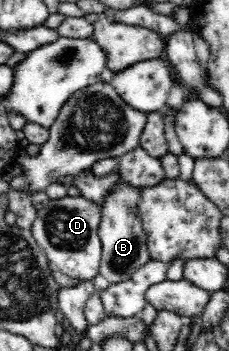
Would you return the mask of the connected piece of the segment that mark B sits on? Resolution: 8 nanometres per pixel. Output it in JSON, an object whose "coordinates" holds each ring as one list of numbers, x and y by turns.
{"coordinates":[[120,176,116,182,116,188,112,188,108,198,100,204,98,236,102,241,102,250,99,273,110,283,130,280,130,277,151,259,147,247,147,236,137,215,138,201,139,187,126,184]]}

